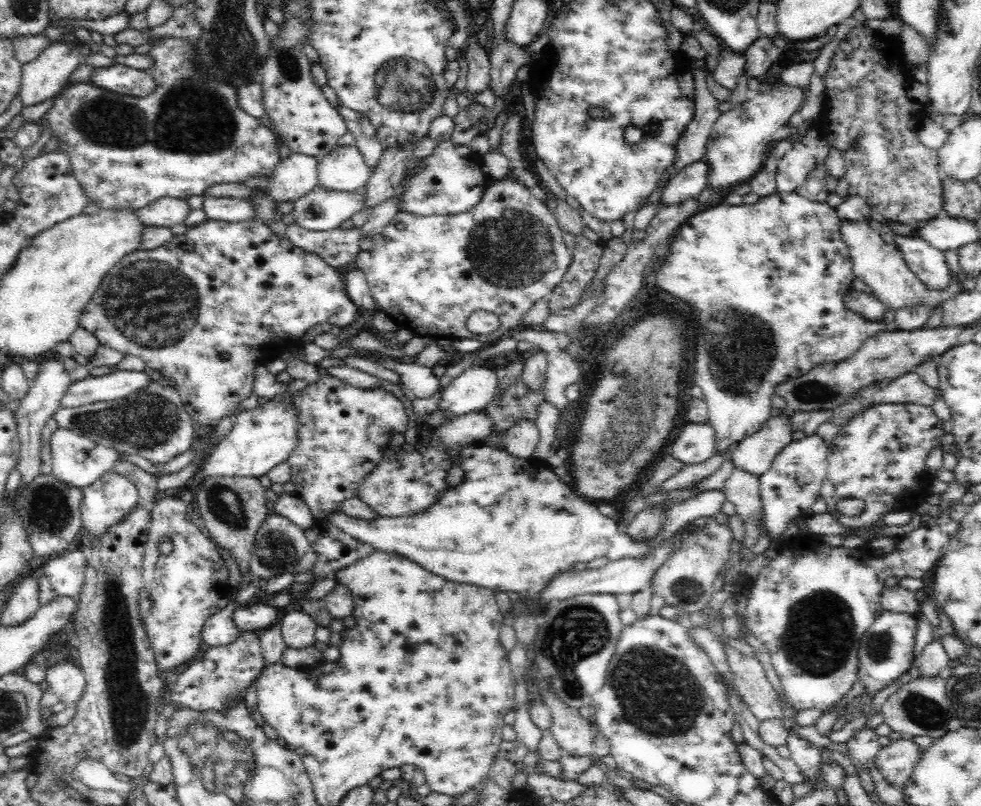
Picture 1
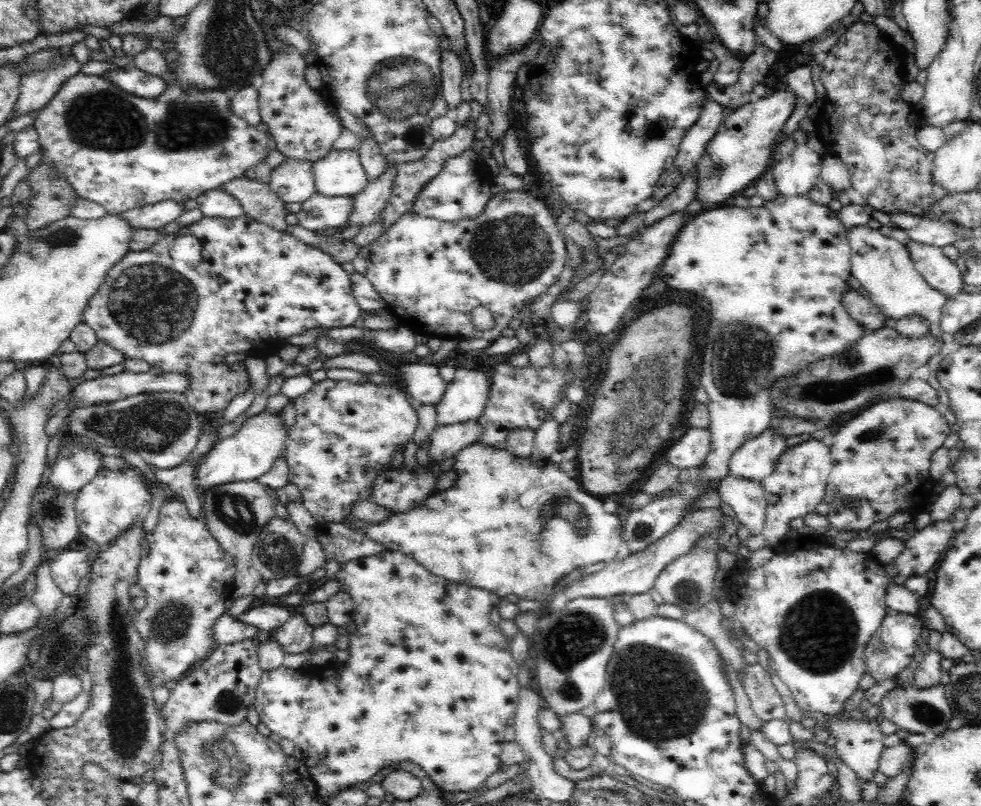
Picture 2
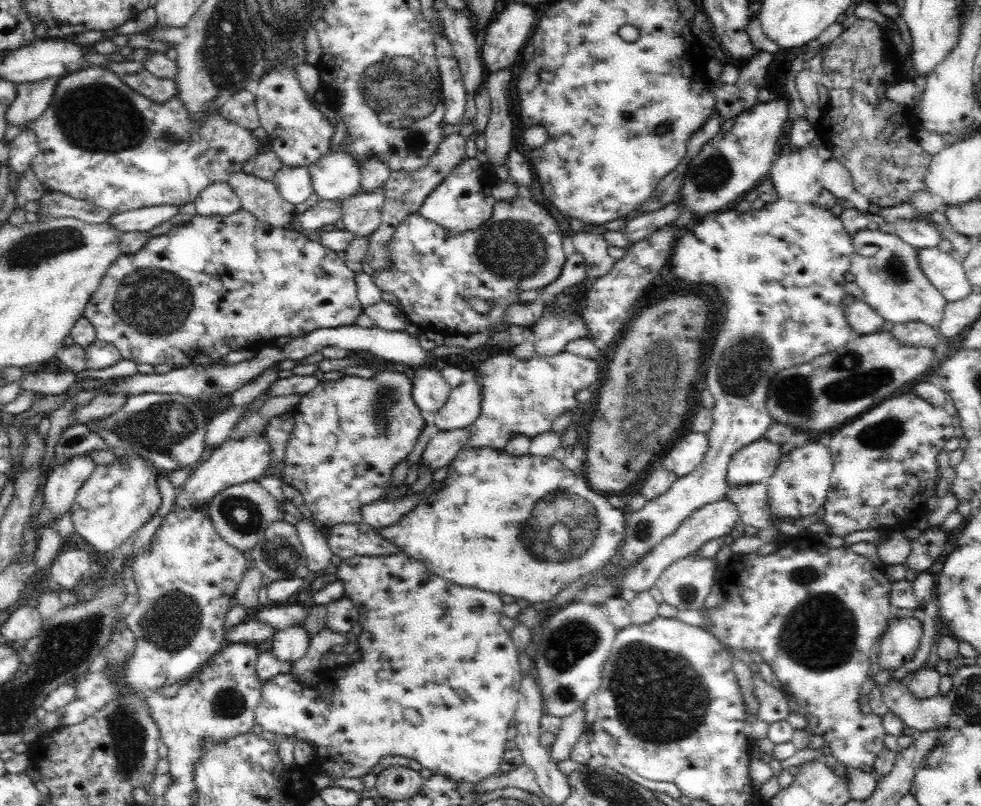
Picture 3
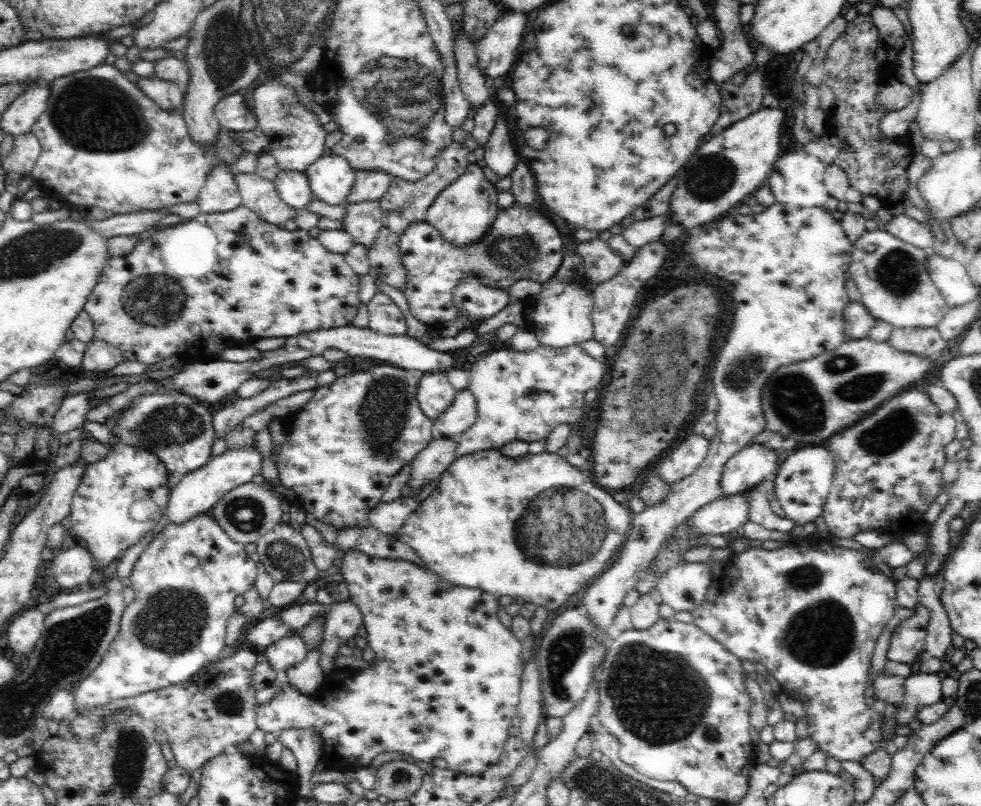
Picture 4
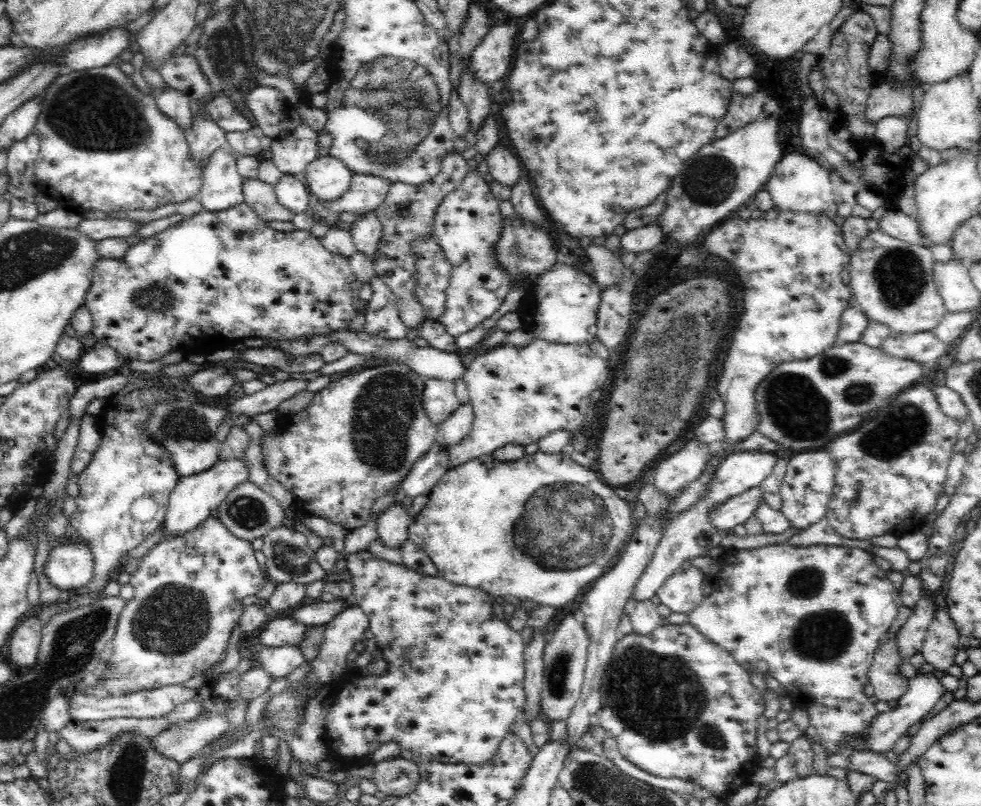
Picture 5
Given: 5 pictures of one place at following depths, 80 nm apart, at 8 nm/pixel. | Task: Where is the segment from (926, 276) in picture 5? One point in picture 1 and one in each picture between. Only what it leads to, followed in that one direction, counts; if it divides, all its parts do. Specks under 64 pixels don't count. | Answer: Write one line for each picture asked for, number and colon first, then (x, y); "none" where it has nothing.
1: (880, 265)
2: (881, 264)
3: (886, 268)
4: (891, 275)

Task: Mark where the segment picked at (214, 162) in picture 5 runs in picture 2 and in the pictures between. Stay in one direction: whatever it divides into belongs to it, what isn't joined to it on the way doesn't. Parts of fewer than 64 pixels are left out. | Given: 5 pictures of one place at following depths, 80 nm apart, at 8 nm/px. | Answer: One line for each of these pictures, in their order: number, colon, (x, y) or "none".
2: (214, 204)
3: (218, 199)
4: (219, 194)

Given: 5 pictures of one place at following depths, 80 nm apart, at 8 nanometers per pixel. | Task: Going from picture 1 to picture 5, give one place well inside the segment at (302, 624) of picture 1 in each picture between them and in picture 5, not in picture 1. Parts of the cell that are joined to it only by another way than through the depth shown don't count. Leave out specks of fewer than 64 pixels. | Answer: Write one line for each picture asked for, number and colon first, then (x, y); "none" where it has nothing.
2: (296, 634)
3: (289, 645)
4: (290, 649)
5: (278, 661)

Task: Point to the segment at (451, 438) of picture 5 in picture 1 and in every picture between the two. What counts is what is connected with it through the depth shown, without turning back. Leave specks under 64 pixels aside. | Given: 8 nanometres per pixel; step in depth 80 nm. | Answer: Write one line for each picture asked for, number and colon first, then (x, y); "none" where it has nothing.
1: (471, 391)
2: (465, 398)
3: (463, 407)
4: (462, 413)

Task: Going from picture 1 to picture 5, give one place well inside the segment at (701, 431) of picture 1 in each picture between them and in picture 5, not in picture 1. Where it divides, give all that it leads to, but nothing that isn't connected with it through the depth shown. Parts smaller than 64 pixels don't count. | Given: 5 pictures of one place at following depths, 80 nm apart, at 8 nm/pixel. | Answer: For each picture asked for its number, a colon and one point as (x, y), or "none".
2: (691, 449)
3: (685, 456)
4: (683, 461)
5: (677, 470)

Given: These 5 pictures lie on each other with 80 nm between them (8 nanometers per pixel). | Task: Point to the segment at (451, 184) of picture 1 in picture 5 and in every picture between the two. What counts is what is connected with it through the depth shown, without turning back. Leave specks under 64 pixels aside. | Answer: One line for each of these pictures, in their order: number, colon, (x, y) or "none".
2: (462, 187)
3: (463, 200)
4: (465, 209)
5: (467, 222)

